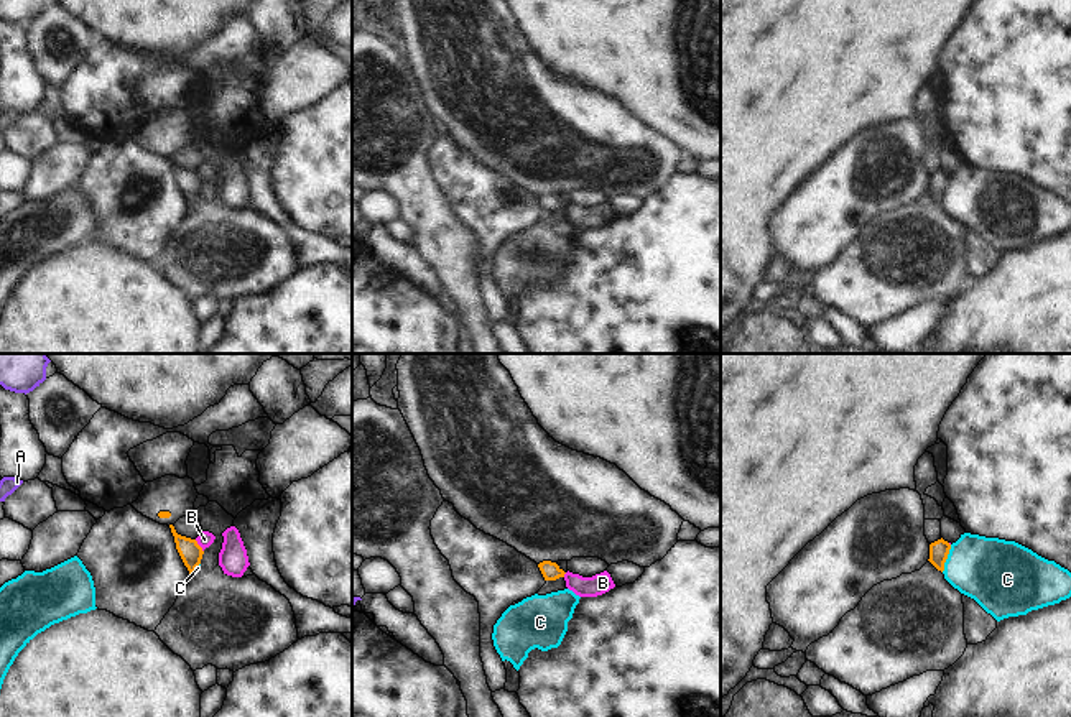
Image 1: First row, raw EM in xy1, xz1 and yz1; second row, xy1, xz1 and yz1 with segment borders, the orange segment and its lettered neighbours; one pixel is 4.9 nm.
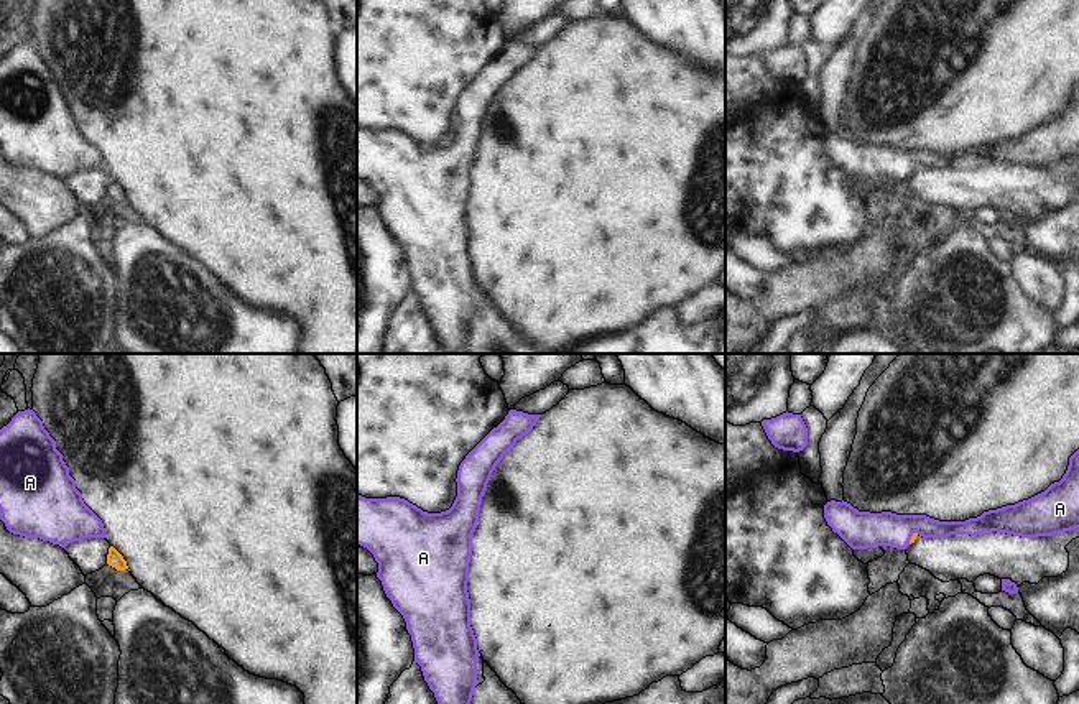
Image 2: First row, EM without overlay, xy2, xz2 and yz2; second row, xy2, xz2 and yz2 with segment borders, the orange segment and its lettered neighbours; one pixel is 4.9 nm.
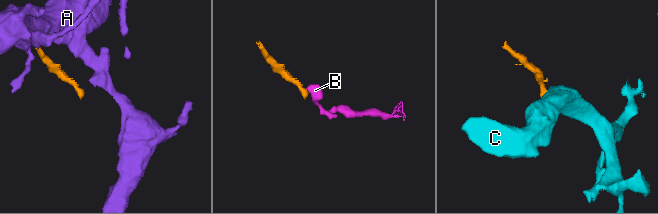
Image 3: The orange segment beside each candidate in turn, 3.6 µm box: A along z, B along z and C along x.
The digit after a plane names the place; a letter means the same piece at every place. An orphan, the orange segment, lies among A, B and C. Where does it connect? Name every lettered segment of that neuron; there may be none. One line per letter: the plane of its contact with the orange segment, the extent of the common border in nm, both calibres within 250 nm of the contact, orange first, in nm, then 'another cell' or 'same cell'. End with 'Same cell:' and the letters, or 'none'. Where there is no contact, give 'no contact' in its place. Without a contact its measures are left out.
A: yz2 | 80 nm | 20/180 nm | same cell
B: xy1 | 80 nm | 110/80 nm | another cell
C: yz1 | 140 nm | 100/320 nm | another cell
Same cell: A

